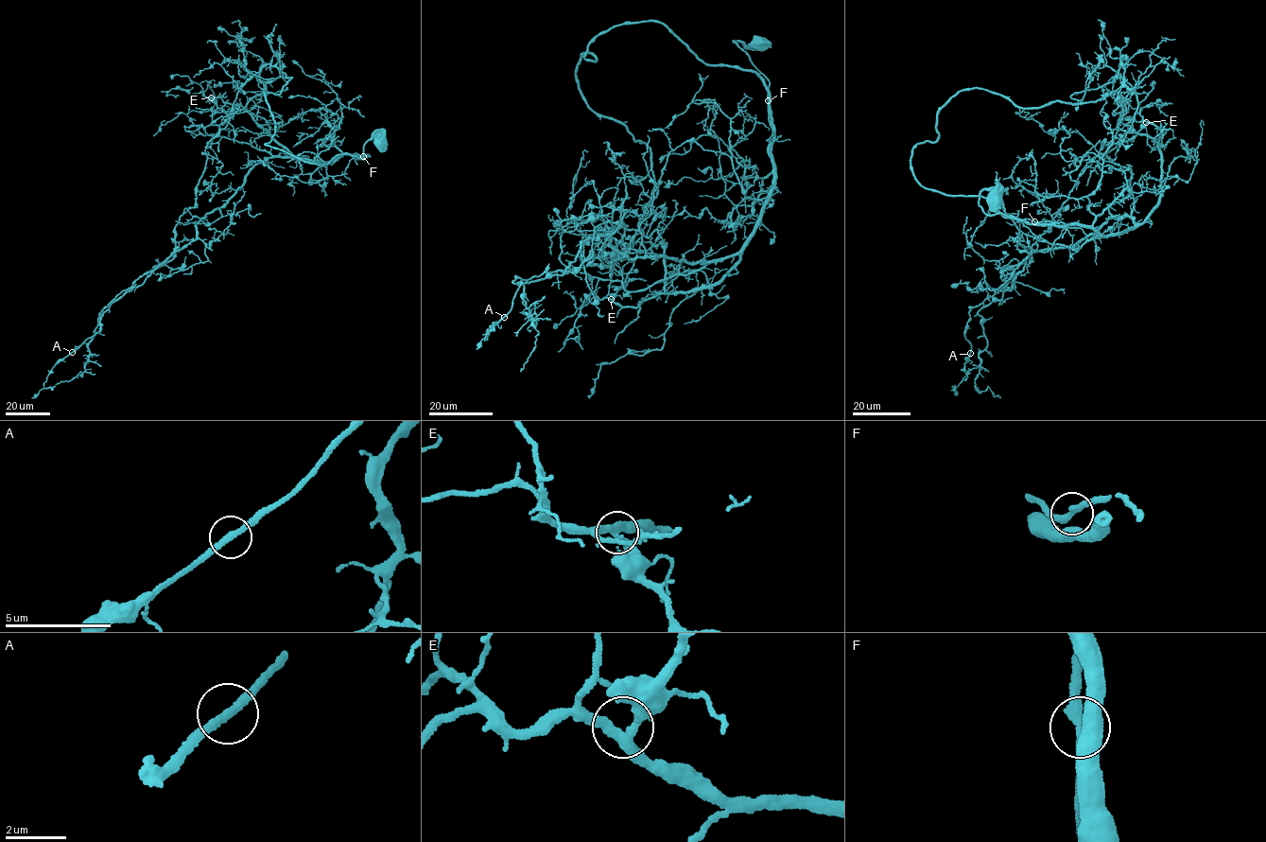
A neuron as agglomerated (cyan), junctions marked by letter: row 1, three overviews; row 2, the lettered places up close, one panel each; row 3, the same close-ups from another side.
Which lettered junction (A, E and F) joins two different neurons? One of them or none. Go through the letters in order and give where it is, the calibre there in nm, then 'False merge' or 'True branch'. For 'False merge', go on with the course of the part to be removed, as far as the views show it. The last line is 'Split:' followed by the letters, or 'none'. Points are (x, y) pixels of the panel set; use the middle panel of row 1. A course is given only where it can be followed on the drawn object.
A: Place: (504, 317). Thickness 280 nm. True branch
E: Place: (611, 299). Thickness 320 nm. True branch
F: Place: (768, 100). Thickness 280 nm. True branch
Split: none

